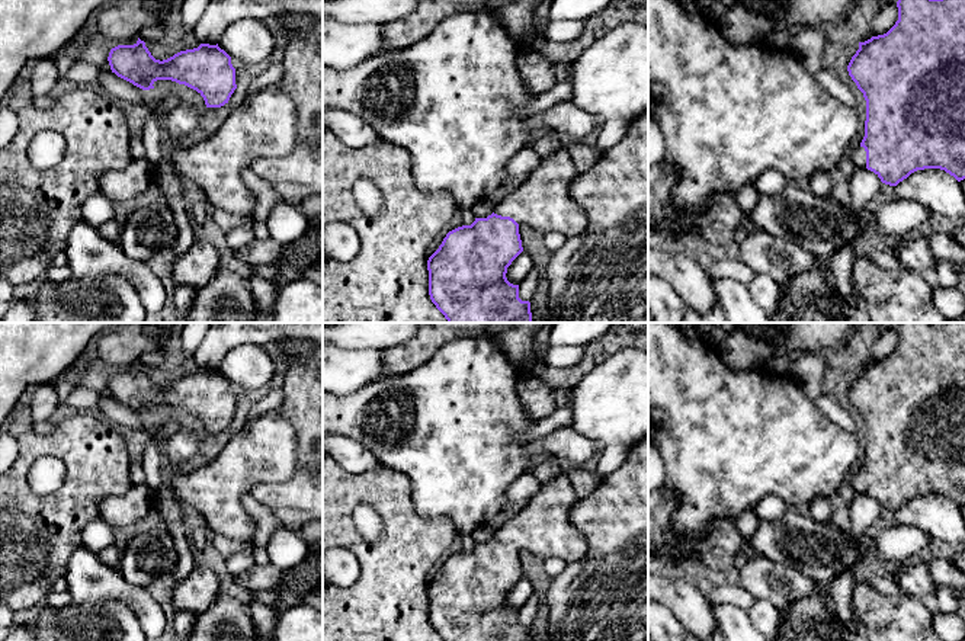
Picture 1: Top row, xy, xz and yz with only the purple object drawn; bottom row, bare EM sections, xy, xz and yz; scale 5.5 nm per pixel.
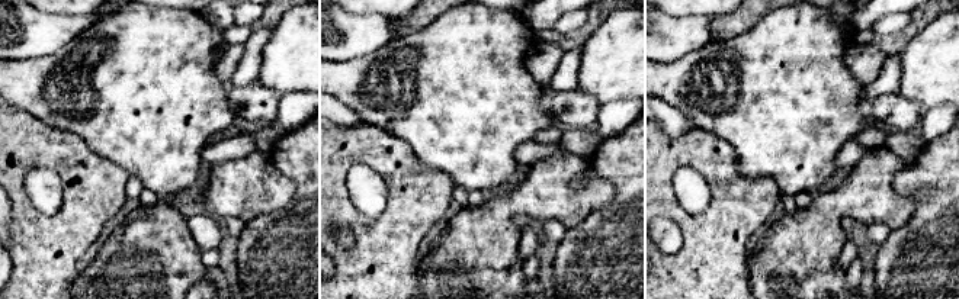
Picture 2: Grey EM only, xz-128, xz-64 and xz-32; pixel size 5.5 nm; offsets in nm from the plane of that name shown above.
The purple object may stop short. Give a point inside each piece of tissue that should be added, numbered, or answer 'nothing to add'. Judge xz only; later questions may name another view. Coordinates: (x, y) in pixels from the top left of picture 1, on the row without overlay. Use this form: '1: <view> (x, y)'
1: xz (542, 526)

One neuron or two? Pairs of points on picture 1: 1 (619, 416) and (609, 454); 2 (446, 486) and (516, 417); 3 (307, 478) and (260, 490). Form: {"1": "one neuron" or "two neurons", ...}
{"1": "two neurons", "2": "one neuron", "3": "one neuron"}

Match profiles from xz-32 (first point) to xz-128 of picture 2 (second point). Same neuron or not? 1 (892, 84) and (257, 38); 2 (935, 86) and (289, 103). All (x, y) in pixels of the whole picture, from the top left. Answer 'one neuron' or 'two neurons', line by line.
1: one neuron
2: two neurons

